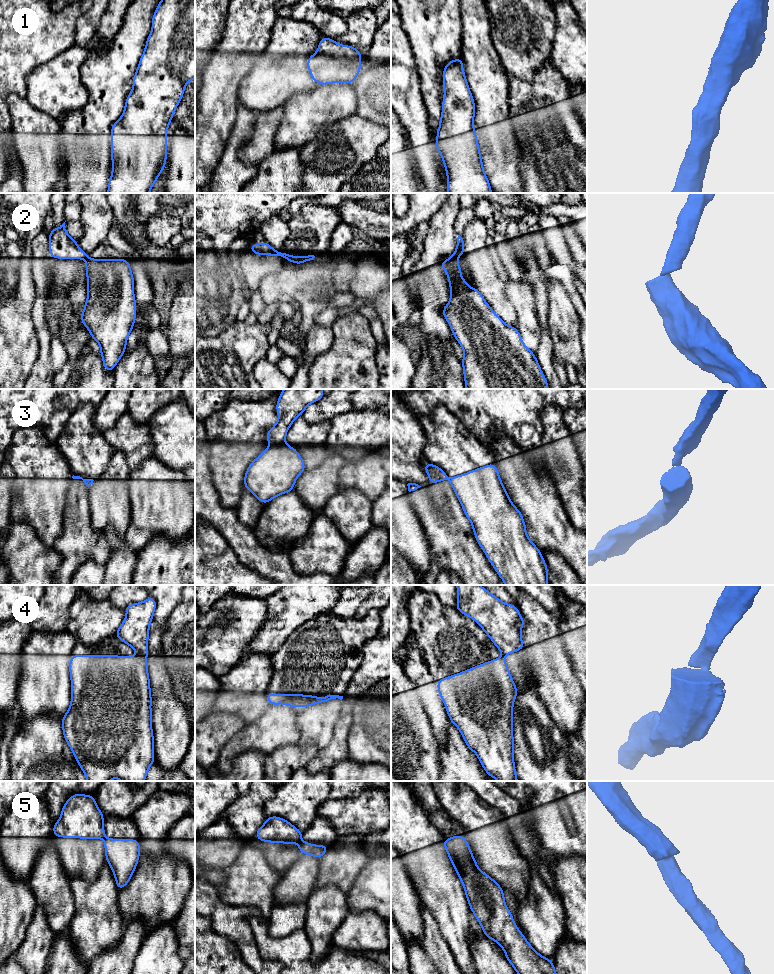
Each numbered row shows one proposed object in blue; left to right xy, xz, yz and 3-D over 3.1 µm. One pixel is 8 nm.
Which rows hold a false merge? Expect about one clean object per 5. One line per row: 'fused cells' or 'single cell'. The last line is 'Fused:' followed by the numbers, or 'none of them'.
1: single cell
2: fused cells
3: fused cells
4: fused cells
5: fused cells
Fused: 2, 3, 4, 5

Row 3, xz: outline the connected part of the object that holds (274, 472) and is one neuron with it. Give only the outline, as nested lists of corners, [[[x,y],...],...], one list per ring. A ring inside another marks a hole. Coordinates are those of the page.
[[[286,444],[267,447],[248,466],[244,488],[267,504],[274,497],[291,492],[297,477],[306,470],[302,457]]]

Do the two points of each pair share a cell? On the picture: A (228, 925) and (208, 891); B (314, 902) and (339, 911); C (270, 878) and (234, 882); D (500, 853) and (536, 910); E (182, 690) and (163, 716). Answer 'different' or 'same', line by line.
A: same
B: same
C: same
D: different
E: different

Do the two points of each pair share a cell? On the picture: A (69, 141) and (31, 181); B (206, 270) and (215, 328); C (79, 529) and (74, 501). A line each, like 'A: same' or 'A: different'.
A: different
B: same
C: same

